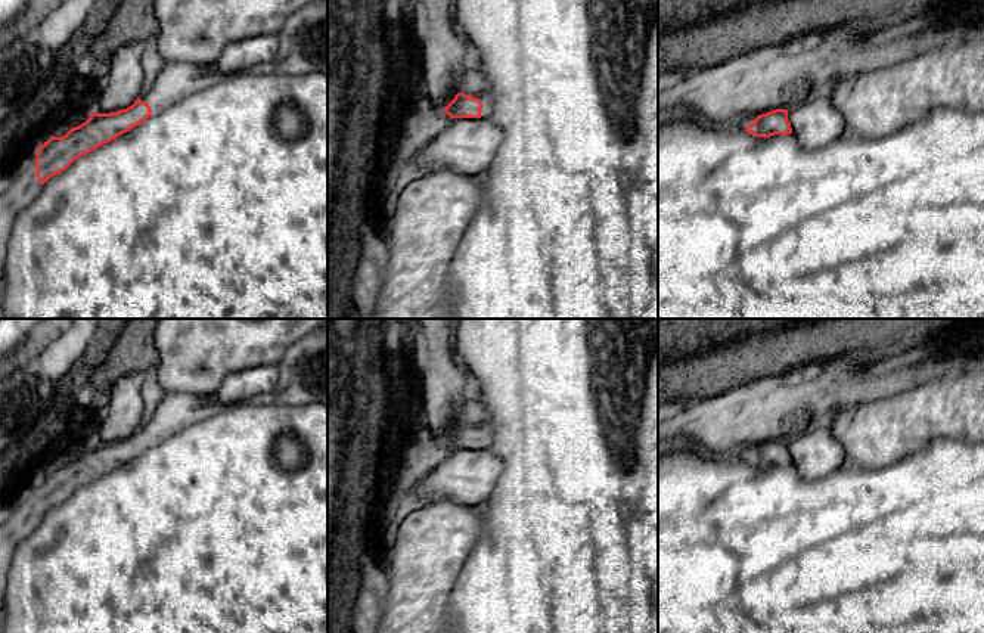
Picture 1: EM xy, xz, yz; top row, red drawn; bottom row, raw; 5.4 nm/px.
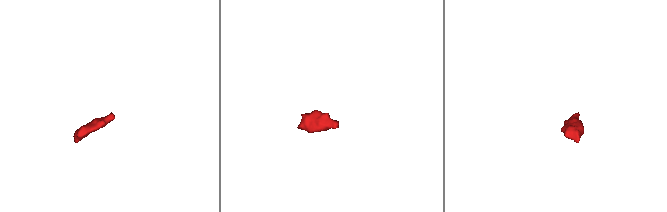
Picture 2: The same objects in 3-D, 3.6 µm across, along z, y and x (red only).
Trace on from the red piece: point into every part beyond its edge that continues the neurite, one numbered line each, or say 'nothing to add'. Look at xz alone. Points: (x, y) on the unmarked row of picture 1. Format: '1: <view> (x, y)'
1: xz (471, 413)

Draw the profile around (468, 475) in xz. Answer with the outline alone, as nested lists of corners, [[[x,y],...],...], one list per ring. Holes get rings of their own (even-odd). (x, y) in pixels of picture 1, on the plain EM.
[[[450,449],[447,459],[415,485],[417,496],[479,506],[503,474],[505,463],[487,449]]]

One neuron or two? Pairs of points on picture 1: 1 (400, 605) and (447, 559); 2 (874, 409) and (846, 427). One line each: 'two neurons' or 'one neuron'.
1: one neuron
2: one neuron

